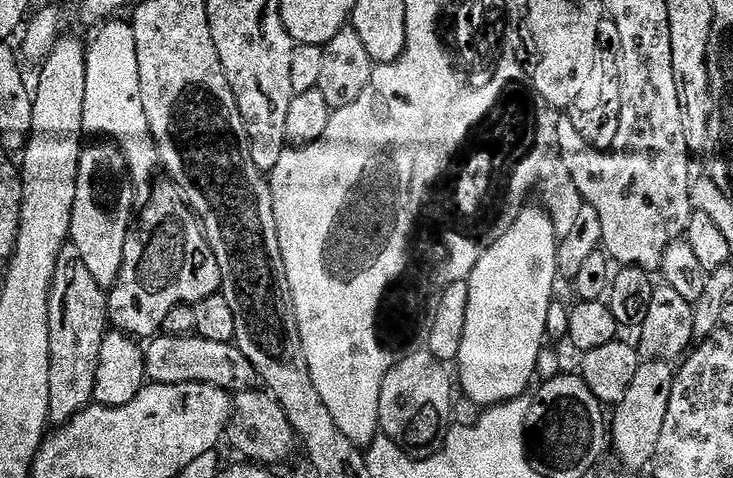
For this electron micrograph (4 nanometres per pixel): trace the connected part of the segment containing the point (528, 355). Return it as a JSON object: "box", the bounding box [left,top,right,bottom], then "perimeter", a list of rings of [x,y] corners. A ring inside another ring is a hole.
{"box":[458,206,569,406],"perimeter":[[[525,206],[521,213],[518,214],[517,221],[502,234],[502,238],[498,238],[498,242],[494,242],[484,251],[482,258],[478,258],[478,262],[474,266],[474,270],[468,276],[468,293],[470,294],[470,302],[466,302],[466,330],[462,330],[462,350],[460,351],[460,359],[458,367],[460,367],[460,380],[458,376],[458,384],[462,389],[463,395],[469,396],[474,402],[478,402],[481,406],[491,406],[494,404],[505,404],[514,398],[525,395],[529,391],[528,383],[534,380],[536,376],[536,363],[538,362],[538,354],[546,347],[544,335],[549,332],[556,340],[563,341],[568,334],[568,313],[569,305],[563,304],[562,301],[556,300],[552,304],[552,291],[556,288],[556,280],[558,281],[558,269],[556,266],[556,250],[558,247],[558,237],[556,235],[555,222],[552,220],[552,212],[546,210],[543,212],[540,208],[532,208]]]}

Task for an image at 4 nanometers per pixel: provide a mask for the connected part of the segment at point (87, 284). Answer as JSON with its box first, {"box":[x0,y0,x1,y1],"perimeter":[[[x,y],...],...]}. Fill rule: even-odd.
{"box":[48,246,110,425],"perimeter":[[[62,246],[48,303],[50,318],[50,406],[48,419],[53,425],[67,424],[83,408],[93,403],[94,378],[98,378],[98,354],[102,354],[104,335],[110,330],[108,297],[94,282],[78,246]]]}

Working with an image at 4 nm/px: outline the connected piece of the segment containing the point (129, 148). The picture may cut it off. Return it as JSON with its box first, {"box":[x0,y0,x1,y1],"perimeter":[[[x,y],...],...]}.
{"box":[82,18,160,202],"perimeter":[[[120,18],[109,19],[100,30],[86,48],[86,102],[82,110],[84,130],[92,138],[103,137],[100,135],[105,132],[108,135],[105,137],[118,145],[128,159],[128,174],[136,190],[136,199],[143,202],[152,193],[152,175],[156,168],[158,172],[160,156],[150,134],[150,122],[146,122],[146,110],[142,108],[142,82],[138,76],[134,30],[131,23],[124,21],[123,24]]]}

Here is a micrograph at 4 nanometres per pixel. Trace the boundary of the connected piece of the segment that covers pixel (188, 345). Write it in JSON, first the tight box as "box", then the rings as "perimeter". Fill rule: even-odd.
{"box":[144,334,260,394],"perimeter":[[[160,334],[153,337],[145,347],[144,373],[151,383],[162,385],[203,383],[216,385],[230,394],[248,392],[260,382],[253,364],[235,343],[213,342],[195,334],[186,336]]]}

